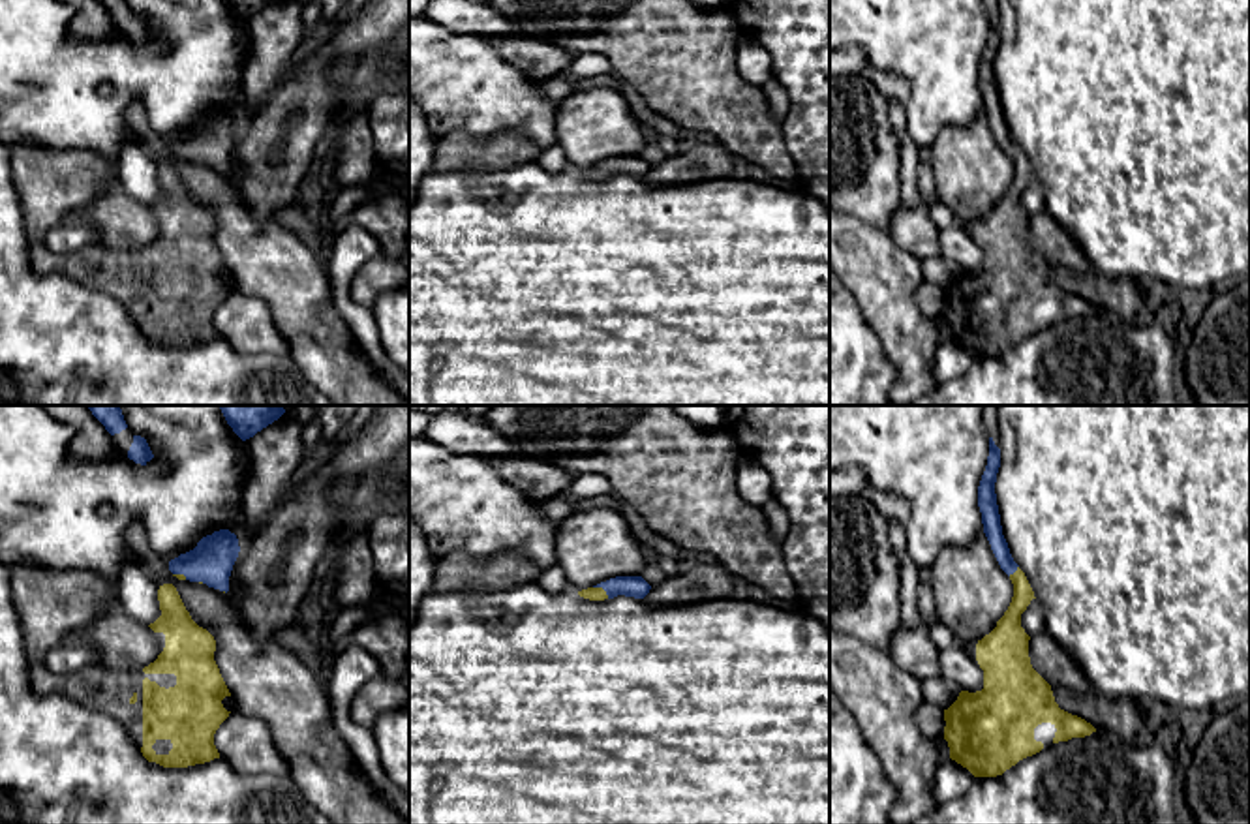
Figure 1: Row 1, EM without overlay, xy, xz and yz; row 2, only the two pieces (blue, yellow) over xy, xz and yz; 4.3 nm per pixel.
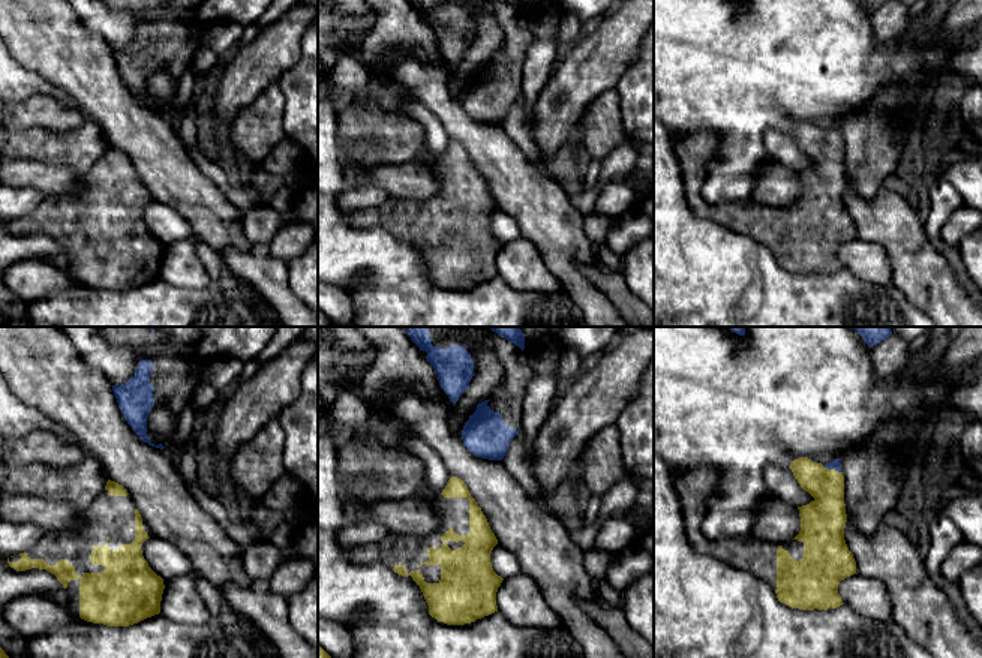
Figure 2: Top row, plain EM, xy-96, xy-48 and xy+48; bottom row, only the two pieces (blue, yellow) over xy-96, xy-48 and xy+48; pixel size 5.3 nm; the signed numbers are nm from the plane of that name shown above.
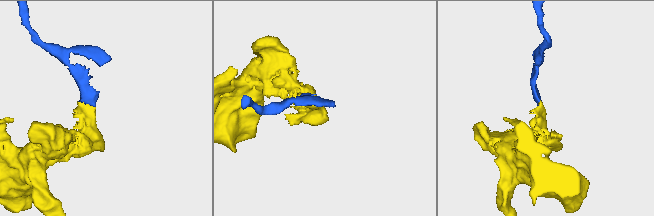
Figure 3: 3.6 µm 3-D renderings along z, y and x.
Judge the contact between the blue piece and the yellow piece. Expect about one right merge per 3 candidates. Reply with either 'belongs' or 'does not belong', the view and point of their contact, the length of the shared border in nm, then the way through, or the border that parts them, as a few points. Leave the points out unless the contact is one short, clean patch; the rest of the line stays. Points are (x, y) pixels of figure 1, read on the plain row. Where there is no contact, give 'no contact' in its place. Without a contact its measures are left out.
belongs | xz (603, 167) | 90 nm | across xz (631, 166), (603, 167), (594, 173)

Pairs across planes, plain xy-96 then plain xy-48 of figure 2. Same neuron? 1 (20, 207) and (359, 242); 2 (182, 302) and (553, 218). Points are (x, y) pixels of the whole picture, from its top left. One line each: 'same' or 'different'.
1: different
2: different

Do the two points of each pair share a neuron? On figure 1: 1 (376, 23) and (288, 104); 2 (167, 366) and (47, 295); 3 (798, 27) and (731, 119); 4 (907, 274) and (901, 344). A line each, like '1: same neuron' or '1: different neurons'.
1: same neuron
2: same neuron
3: different neurons
4: same neuron

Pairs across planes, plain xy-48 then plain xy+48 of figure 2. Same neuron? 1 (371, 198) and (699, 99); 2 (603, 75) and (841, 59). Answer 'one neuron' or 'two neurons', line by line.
1: one neuron
2: two neurons

